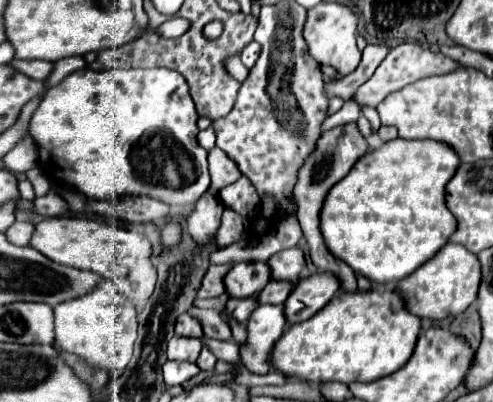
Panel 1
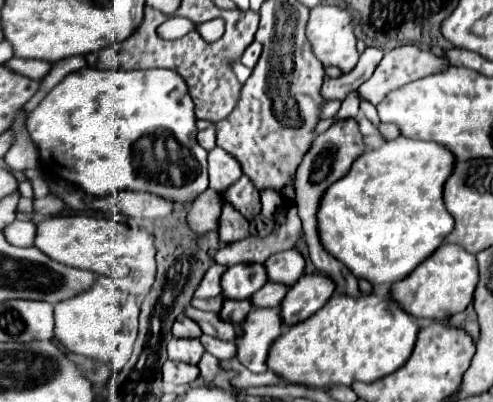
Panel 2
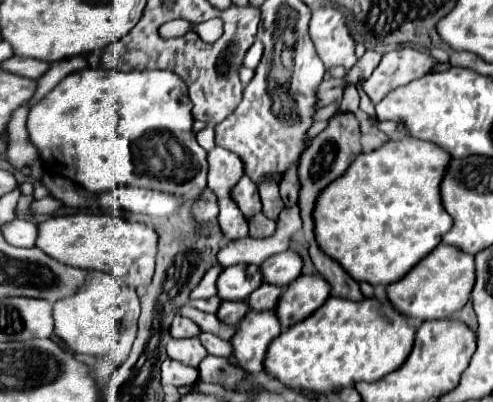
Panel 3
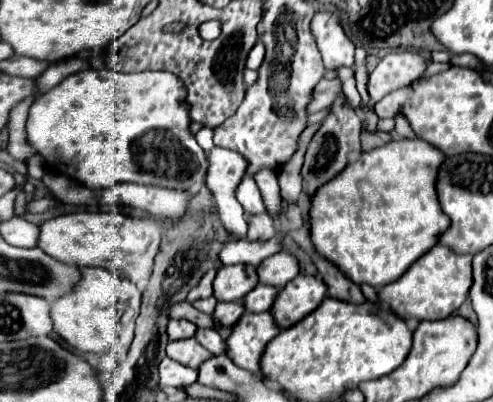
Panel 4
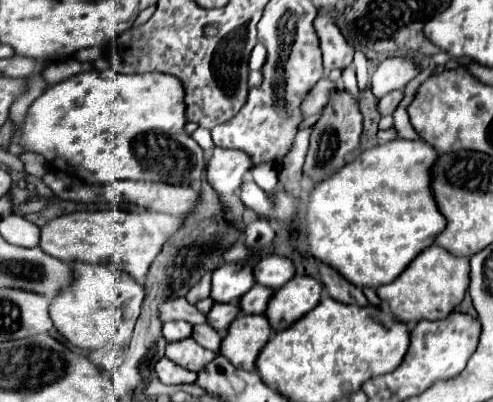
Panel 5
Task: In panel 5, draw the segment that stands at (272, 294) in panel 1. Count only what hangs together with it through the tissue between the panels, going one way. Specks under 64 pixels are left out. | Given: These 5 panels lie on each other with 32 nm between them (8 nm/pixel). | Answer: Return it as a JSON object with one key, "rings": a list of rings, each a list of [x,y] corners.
{"rings":[[[254,284],[242,298],[240,298],[240,310],[244,314],[262,314],[266,310],[268,298],[272,296],[272,288],[264,288],[260,284]]]}

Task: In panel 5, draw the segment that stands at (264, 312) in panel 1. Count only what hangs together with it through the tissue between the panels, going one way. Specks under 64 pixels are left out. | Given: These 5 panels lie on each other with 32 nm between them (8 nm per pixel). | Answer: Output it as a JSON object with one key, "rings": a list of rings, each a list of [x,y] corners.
{"rings":[[[242,314],[236,316],[236,320],[230,324],[226,336],[222,338],[220,354],[228,358],[236,368],[244,370],[256,370],[256,356],[272,336],[272,328],[268,326],[268,320],[264,314],[250,316]]]}

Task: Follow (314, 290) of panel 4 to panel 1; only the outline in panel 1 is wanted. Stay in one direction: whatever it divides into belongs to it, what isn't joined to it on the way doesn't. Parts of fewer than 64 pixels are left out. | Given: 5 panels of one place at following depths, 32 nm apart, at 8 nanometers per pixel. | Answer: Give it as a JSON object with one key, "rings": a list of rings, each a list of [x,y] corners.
{"rings":[[[312,274],[302,278],[284,302],[284,316],[288,324],[298,324],[314,316],[338,292],[338,278],[332,274]]]}

